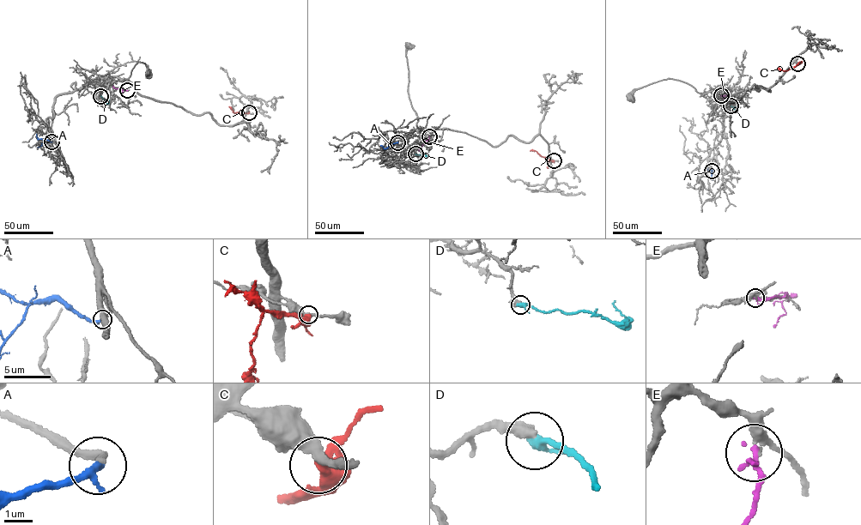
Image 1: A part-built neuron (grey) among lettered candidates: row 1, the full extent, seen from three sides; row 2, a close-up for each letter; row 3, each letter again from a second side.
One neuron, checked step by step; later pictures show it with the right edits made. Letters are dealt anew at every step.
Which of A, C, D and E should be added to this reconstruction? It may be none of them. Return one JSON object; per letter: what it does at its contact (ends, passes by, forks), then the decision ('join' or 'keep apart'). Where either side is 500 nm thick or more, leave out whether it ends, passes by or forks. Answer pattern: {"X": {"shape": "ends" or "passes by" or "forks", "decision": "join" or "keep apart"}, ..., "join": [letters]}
{"A": {"shape": "ends", "decision": "join"}, "C": {"decision": "keep apart"}, "D": {"decision": "keep apart"}, "E": {"shape": "ends", "decision": "keep apart"}, "join": ["A"]}

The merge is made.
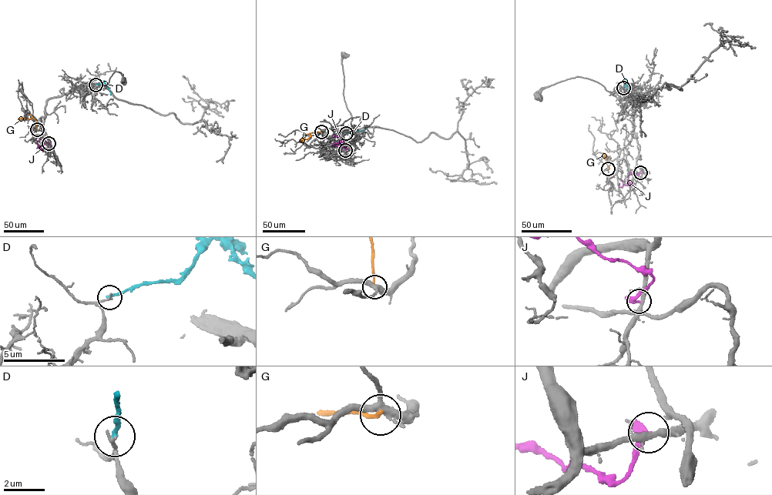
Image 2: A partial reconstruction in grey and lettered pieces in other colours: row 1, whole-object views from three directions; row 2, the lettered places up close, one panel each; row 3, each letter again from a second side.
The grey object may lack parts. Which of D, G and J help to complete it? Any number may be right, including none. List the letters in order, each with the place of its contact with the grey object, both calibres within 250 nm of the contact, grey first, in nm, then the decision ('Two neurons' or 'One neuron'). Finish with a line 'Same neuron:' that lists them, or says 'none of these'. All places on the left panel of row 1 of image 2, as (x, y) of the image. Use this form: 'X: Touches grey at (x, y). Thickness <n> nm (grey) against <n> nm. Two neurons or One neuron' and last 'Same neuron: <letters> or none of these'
D: Touches grey at (95, 85). Thickness 150 nm (grey) against 220 nm. Two neurons
G: Touches grey at (37, 129). Thickness 320 nm (grey) against 190 nm. Two neurons
J: Touches grey at (48, 143). Thickness 240 nm (grey) against 380 nm. Two neurons
Same neuron: none of these

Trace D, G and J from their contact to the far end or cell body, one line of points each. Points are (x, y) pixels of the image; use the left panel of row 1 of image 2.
D: (95, 85), (102, 81), (111, 95)
G: (37, 130), (37, 122), (32, 117), (18, 118)
J: (48, 143), (40, 138), (37, 143), (43, 148), (39, 148), (38, 145)

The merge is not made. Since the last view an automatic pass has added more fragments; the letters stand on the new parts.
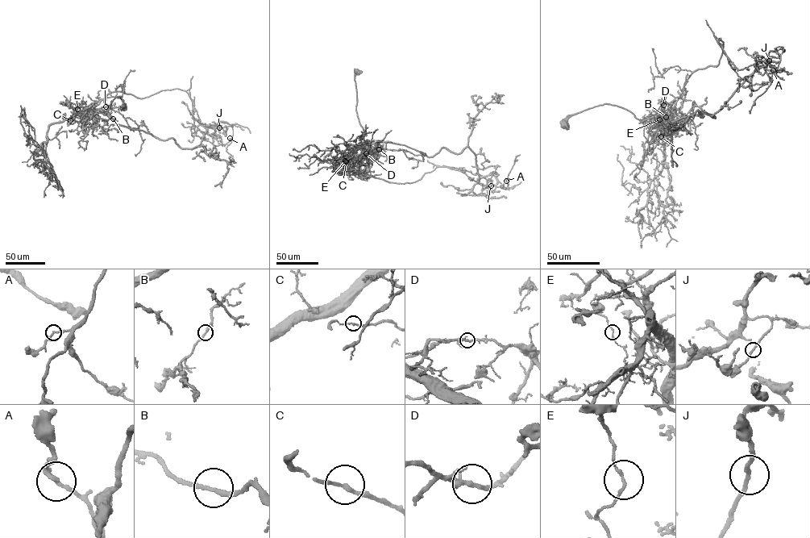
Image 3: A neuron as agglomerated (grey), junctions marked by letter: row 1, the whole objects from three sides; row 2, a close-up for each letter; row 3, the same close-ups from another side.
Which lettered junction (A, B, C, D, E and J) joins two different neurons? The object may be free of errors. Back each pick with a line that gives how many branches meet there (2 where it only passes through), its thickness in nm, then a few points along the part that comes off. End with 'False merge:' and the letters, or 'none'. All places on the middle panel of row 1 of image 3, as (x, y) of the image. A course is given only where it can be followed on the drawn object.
E: 2 branches meet; 110 nm thick; foreign part runs (345, 160), (392, 182), (415, 181), (445, 166), (481, 175), (487, 186), (504, 188), (520, 154)
False merge: E

